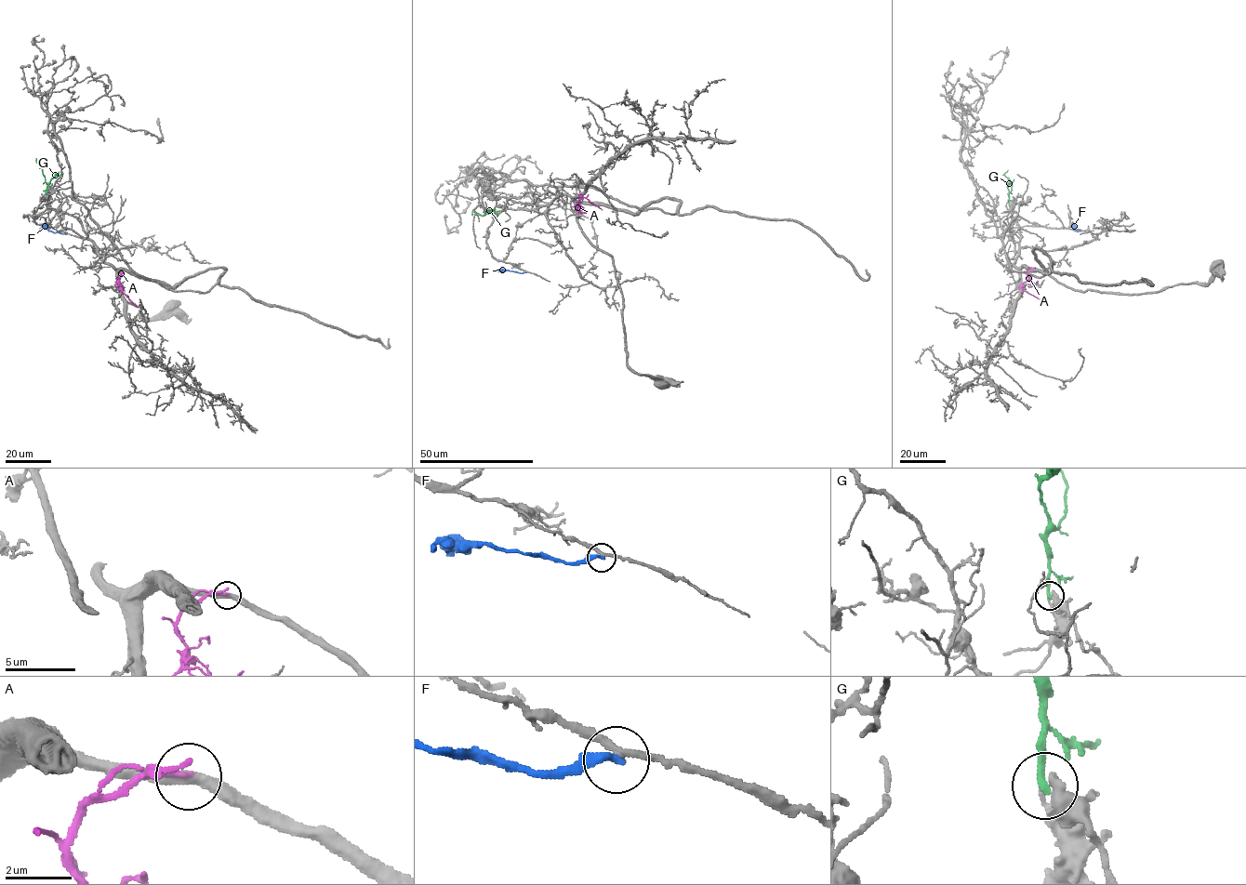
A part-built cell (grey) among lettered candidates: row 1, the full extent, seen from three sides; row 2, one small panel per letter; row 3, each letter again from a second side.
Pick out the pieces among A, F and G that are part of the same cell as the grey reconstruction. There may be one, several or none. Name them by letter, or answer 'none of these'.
none of these

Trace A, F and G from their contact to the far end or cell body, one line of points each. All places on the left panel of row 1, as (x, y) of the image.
A: (119, 272), (122, 291), (137, 307)
F: (66, 233), (39, 229)
G: (46, 193), (48, 183), (45, 181), (36, 158)

